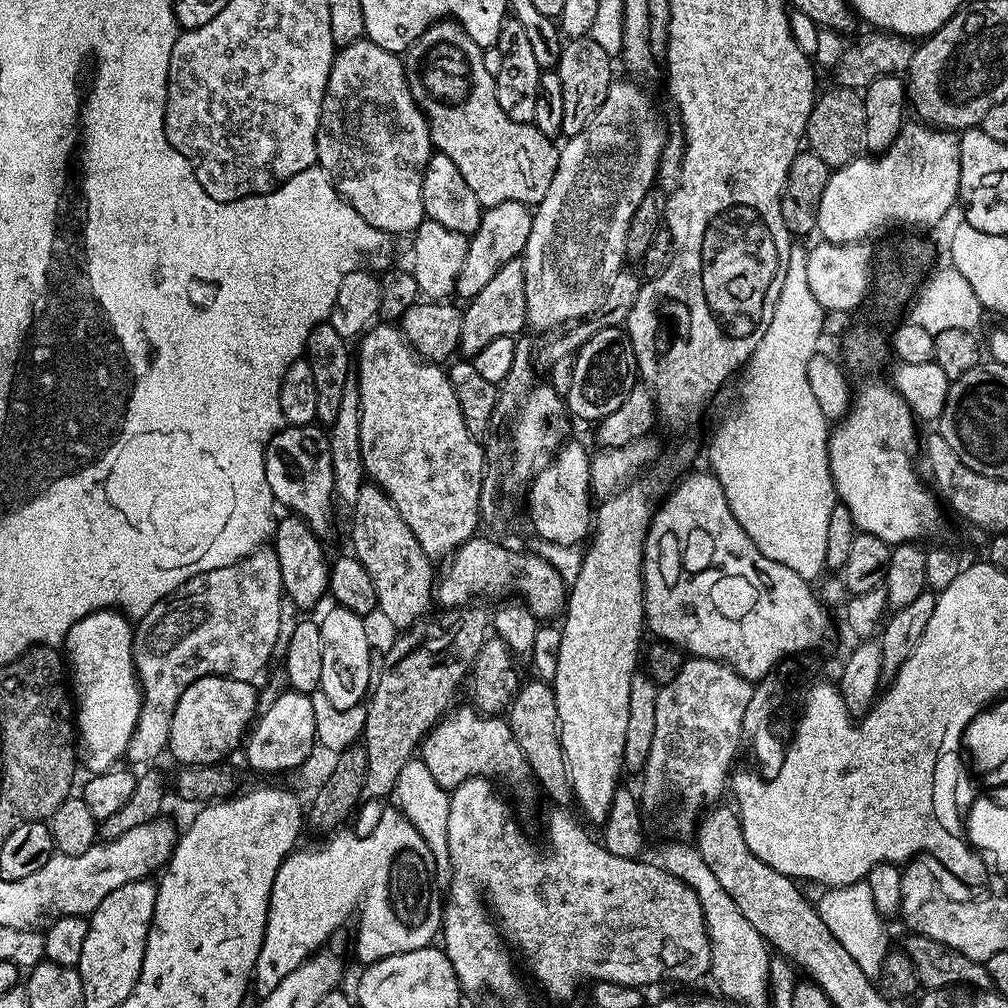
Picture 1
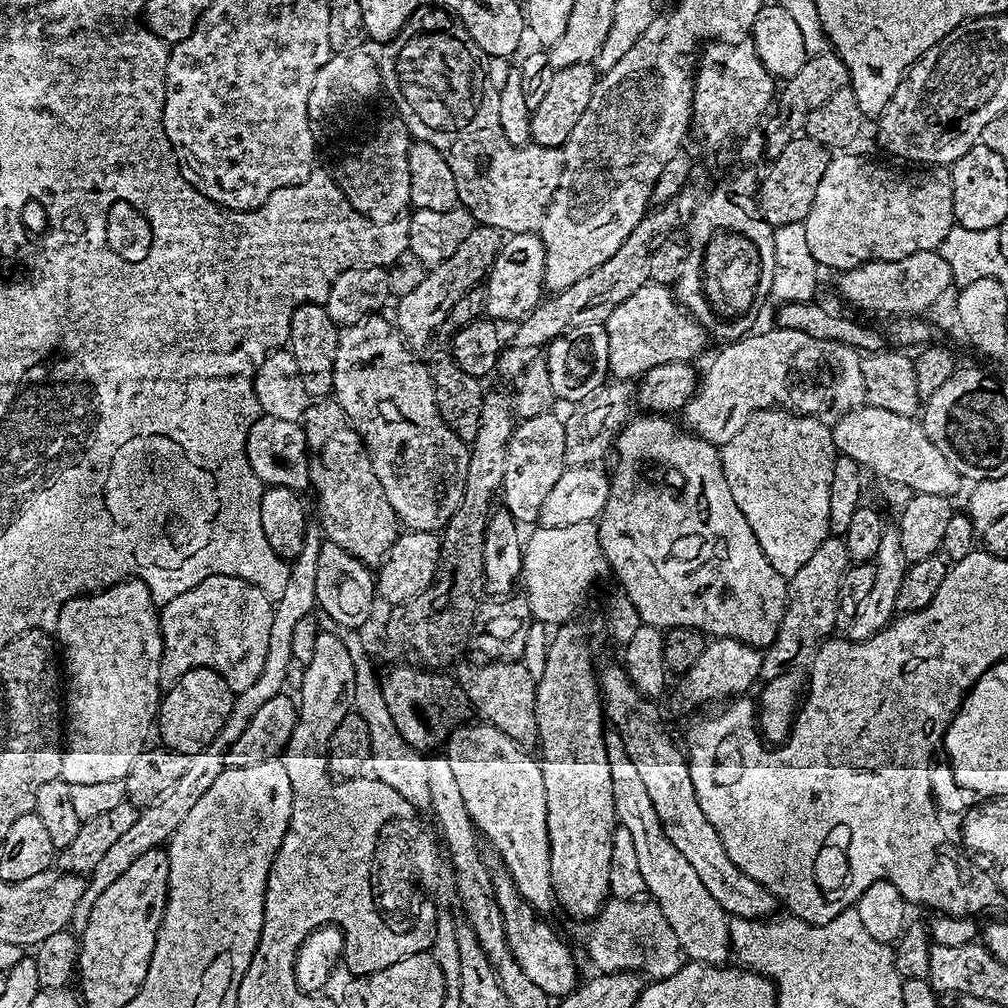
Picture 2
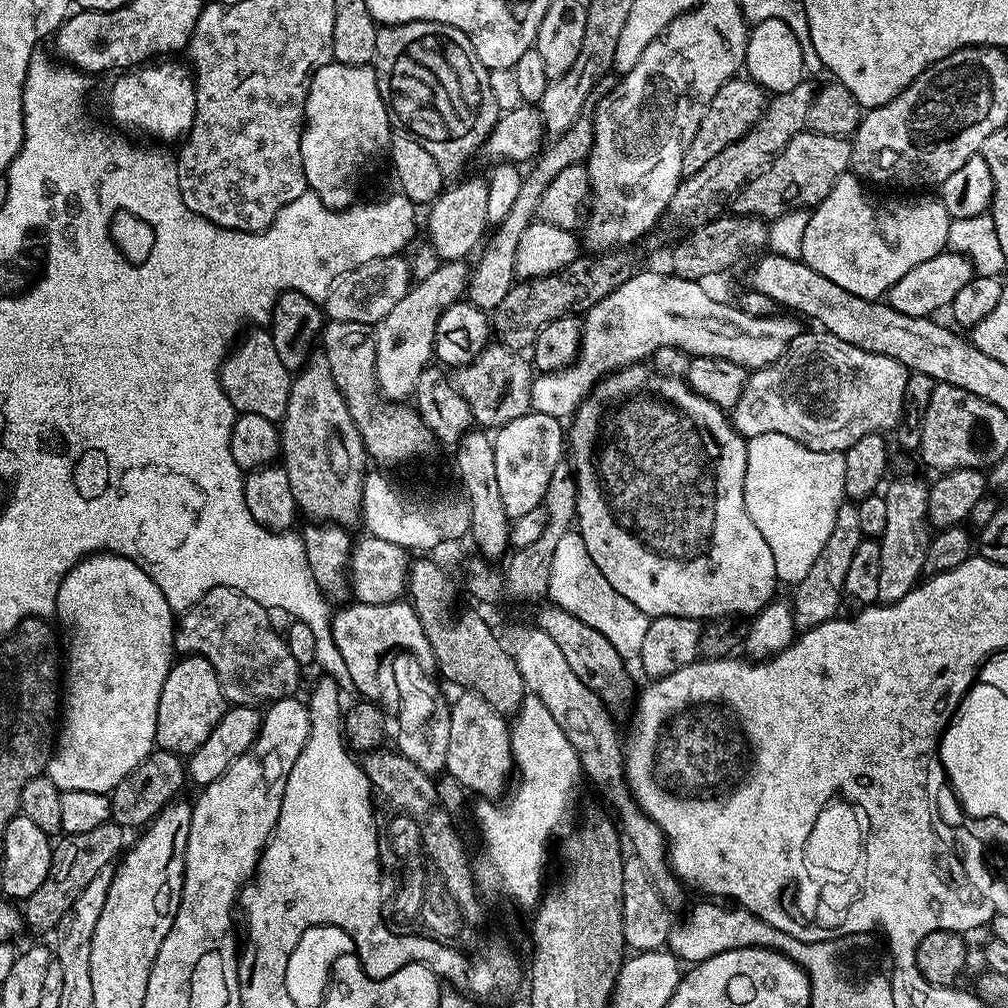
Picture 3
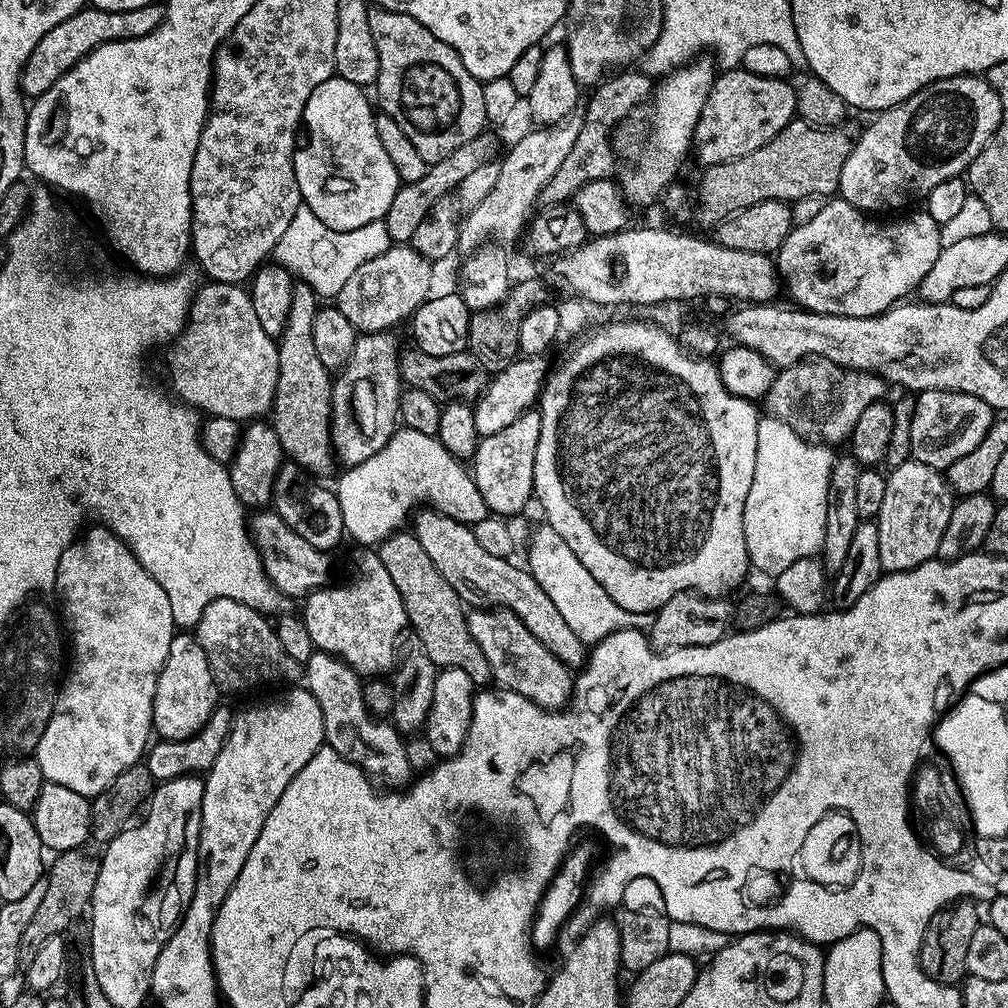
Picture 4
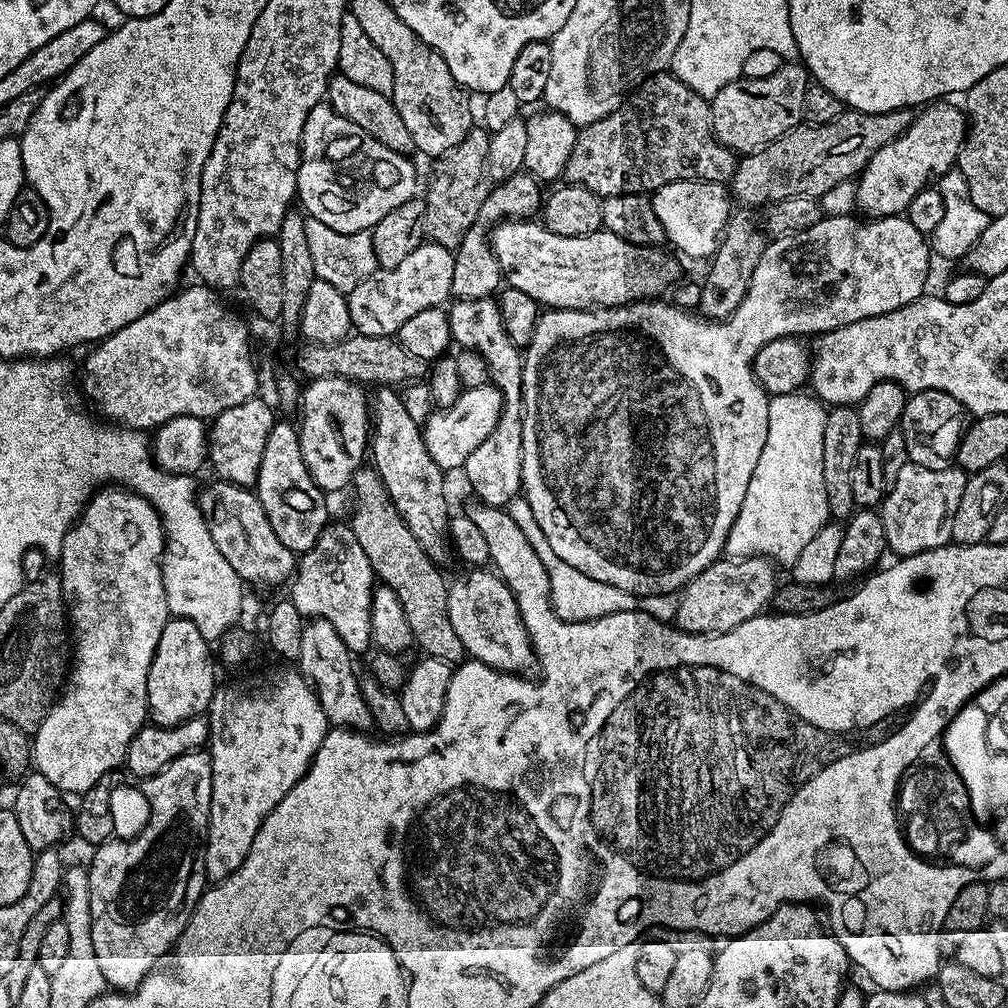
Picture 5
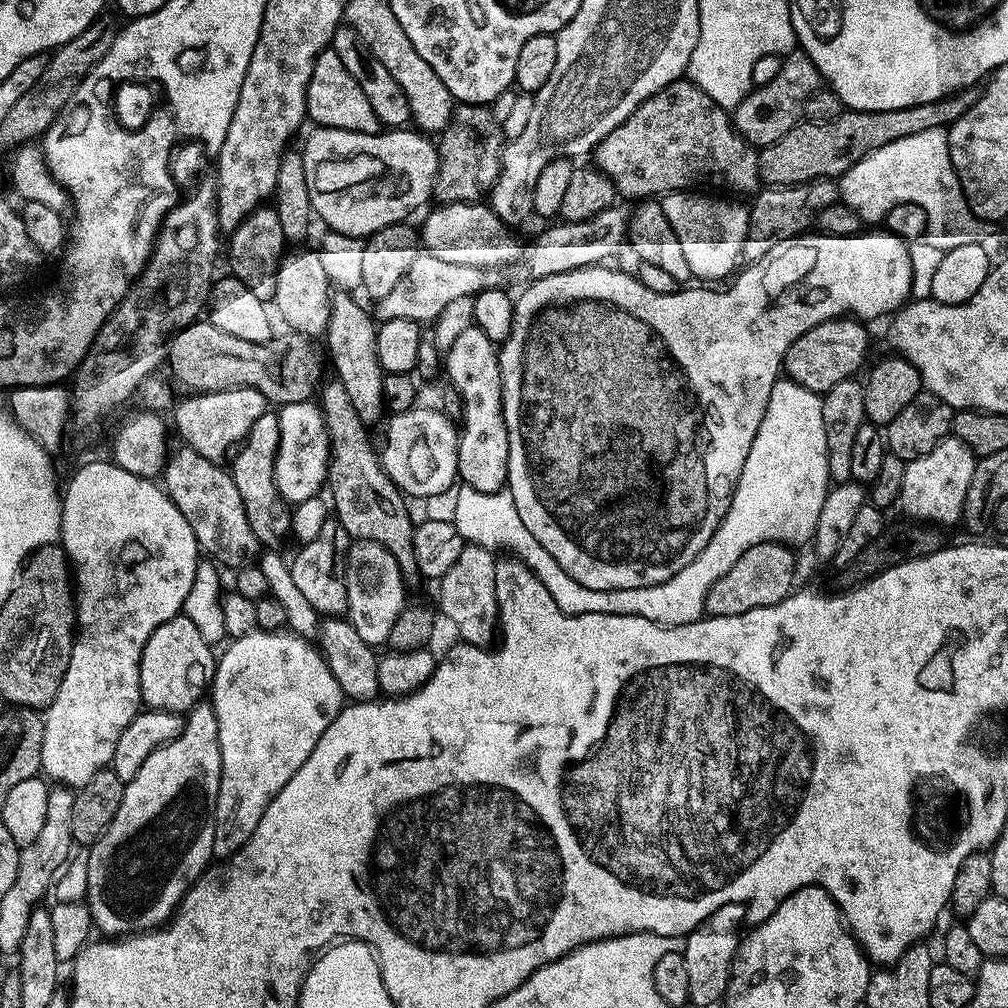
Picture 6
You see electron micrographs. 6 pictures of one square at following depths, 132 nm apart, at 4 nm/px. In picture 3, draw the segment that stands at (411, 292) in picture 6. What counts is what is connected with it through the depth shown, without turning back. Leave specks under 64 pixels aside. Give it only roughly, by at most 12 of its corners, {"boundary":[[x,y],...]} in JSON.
{"boundary":[[403,255],[334,278],[329,321],[375,326],[413,283]]}

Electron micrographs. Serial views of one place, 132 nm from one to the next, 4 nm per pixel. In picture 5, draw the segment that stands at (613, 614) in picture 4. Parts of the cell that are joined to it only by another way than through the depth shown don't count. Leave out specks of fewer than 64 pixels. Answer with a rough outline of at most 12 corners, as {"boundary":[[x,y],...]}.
{"boundary":[[530,502],[506,511],[530,538],[548,575],[552,609],[564,620],[619,612],[675,621],[679,599],[635,596],[566,566],[546,542]]}

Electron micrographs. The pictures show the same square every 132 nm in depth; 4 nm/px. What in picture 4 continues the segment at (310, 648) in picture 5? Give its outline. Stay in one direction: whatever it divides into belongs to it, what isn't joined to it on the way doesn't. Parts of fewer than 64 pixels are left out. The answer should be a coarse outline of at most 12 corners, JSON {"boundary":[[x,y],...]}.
{"boundary":[[313,651],[302,680],[327,747],[381,785],[411,785],[396,725],[372,716],[362,680]]}

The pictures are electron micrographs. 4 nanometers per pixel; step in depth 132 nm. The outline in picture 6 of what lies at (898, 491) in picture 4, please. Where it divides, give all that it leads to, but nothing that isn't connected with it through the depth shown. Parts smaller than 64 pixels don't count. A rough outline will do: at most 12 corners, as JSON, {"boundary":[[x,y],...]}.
{"boundary":[[954,435],[905,463],[911,519],[961,523],[976,453]]}

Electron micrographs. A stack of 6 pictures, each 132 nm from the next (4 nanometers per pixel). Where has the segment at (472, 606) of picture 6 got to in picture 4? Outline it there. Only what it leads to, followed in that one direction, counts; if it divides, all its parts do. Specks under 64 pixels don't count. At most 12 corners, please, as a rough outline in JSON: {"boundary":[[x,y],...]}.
{"boundary":[[506,608],[467,617],[492,680],[549,710],[573,673]]}

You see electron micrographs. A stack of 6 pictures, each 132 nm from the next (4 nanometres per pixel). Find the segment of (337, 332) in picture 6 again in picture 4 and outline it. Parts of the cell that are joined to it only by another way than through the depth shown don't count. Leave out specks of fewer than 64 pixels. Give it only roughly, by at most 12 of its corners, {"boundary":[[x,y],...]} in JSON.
{"boundary":[[429,508],[412,533],[465,605],[506,608],[570,670],[588,646],[532,573]]}

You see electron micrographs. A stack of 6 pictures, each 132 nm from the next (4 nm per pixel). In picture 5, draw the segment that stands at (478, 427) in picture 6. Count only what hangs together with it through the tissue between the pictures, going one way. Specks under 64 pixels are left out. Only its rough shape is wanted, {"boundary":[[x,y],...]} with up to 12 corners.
{"boundary":[[495,299],[456,300],[450,334],[504,395],[462,475],[481,504],[522,492],[521,349]]}

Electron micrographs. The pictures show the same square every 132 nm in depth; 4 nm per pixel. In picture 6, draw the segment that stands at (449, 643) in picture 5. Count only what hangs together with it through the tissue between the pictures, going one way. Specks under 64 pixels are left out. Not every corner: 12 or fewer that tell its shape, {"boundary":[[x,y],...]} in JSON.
{"boundary":[[336,378],[319,389],[330,504],[352,538],[420,576],[409,501]]}

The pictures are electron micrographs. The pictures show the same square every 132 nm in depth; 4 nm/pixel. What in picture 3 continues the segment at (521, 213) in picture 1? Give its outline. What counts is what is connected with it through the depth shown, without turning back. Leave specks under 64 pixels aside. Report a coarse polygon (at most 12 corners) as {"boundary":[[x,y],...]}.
{"boundary":[[441,263],[375,325],[376,384],[411,397],[469,265]]}

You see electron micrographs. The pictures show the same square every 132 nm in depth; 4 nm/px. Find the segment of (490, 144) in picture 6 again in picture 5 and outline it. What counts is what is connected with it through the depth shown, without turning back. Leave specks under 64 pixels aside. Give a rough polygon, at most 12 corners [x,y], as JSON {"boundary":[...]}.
{"boundary":[[490,133],[435,157],[424,235],[455,250],[492,191]]}

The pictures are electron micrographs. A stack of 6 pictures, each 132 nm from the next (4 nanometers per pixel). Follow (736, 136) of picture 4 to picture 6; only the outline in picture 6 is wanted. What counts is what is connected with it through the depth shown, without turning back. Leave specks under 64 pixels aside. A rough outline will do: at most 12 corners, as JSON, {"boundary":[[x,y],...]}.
{"boundary":[[802,50],[731,113],[753,146],[801,123],[822,77]]}

